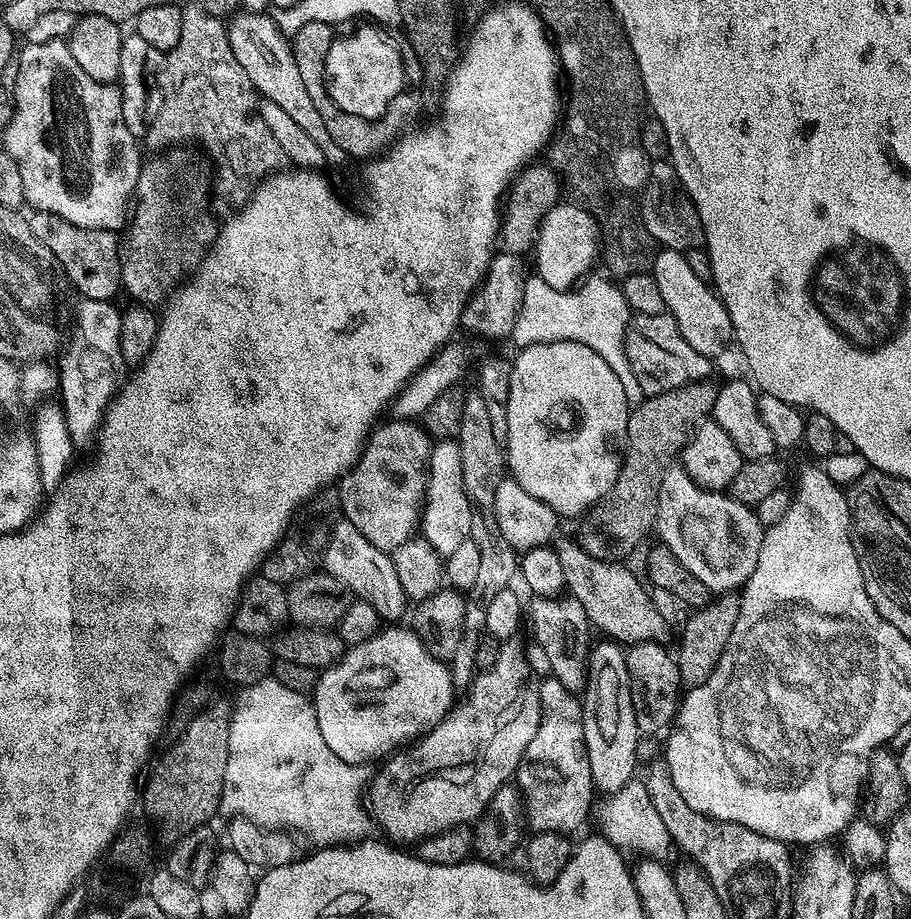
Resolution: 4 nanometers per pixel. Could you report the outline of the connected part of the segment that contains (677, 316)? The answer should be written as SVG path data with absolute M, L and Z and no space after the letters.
M672 248L657 251L656 261L651 270L654 282L658 282L658 290L662 294L662 302L668 315L678 322L678 330L682 330L682 338L698 350L698 354L709 358L717 358L734 340L730 314L726 306L706 281L702 281L690 270L684 253L675 252Z

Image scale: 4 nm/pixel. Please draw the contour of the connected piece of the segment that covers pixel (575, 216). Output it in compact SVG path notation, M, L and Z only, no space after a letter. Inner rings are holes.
M561 202L552 207L550 214L546 214L540 227L540 237L536 240L534 249L534 272L539 280L546 282L546 286L554 286L554 290L566 292L573 289L592 270L592 263L595 260L597 263L601 252L600 225L596 219L575 202Z

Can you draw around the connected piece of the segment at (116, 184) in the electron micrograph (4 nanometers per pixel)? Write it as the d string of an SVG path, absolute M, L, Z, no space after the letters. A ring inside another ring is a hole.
M51 40L37 44L25 43L18 52L18 82L14 90L14 102L16 108L12 112L10 122L2 130L2 136L4 136L2 148L3 151L10 154L10 158L14 158L14 162L18 162L18 171L22 173L25 205L38 212L58 214L62 218L66 218L66 222L74 222L74 226L101 228L107 232L123 229L126 224L126 213L130 208L132 192L138 182L142 155L140 156L140 148L136 145L139 144L137 137L132 136L130 130L126 130L126 122L122 118L122 94L119 87L112 82L90 78L90 74L86 74L86 70L82 70L82 66L78 66L78 62L74 62L64 40Z

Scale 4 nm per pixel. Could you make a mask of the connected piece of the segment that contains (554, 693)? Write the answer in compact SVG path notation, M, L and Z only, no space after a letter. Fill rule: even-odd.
M555 678L539 681L540 721L538 734L530 738L524 760L514 780L522 797L522 812L533 833L563 832L572 834L584 824L592 808L594 785L590 758L584 741L584 710L577 693L566 690Z

